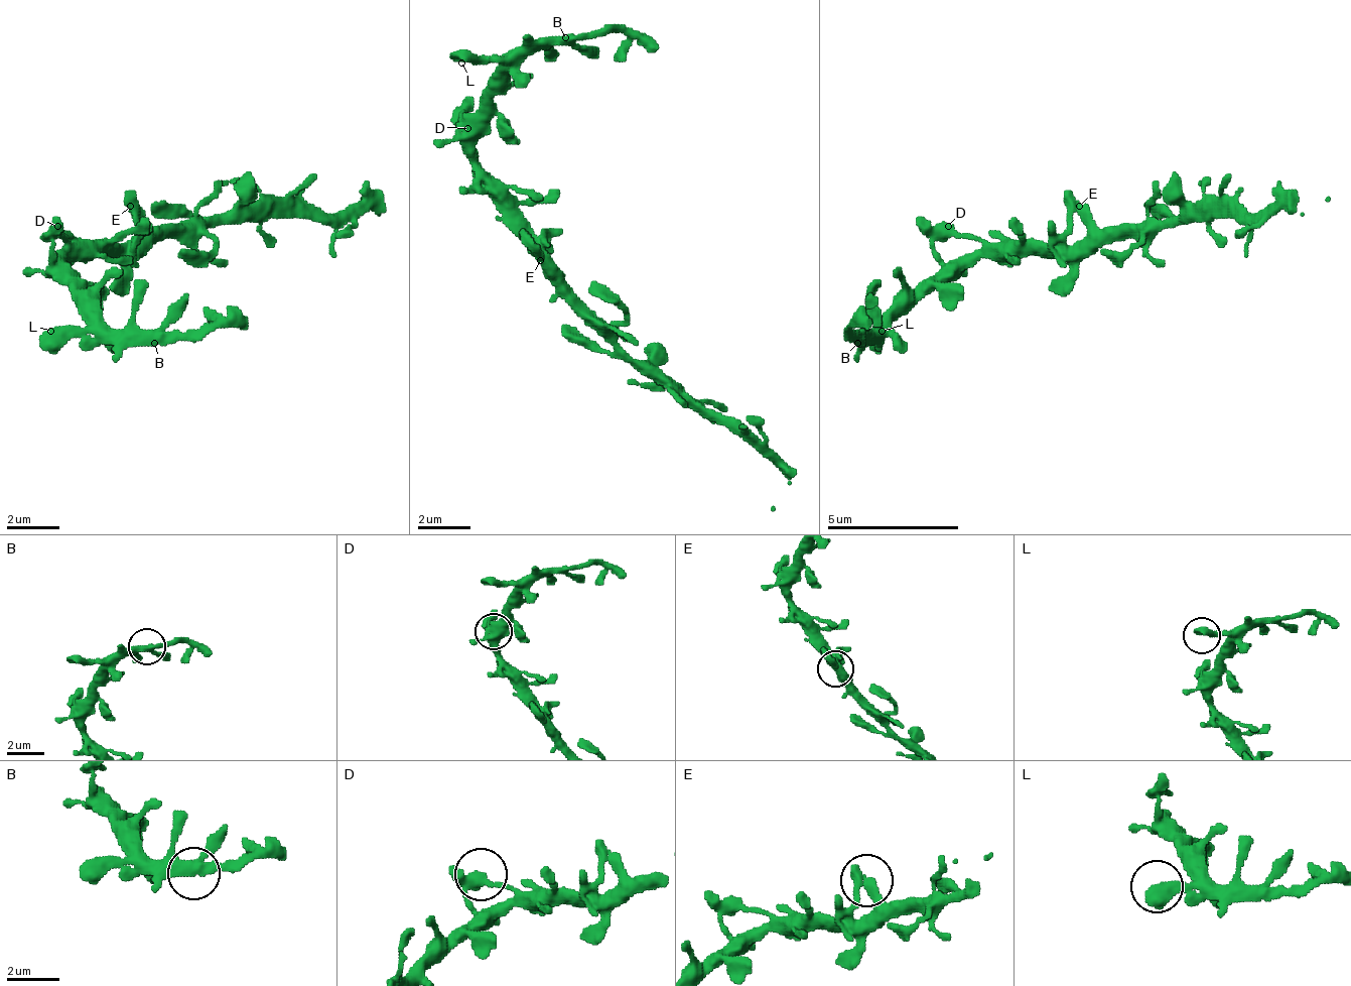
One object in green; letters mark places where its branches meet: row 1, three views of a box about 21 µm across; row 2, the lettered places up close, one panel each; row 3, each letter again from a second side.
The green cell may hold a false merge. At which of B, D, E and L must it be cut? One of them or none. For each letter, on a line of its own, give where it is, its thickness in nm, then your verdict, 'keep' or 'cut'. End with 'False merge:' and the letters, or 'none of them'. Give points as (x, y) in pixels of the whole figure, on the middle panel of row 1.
B: at (565, 37); 320 nm thick; keep
D: at (467, 128); 300 nm thick; keep
E: at (540, 260); 360 nm thick; keep
L: at (461, 63); 550 nm thick; keep
False merge: none of them

